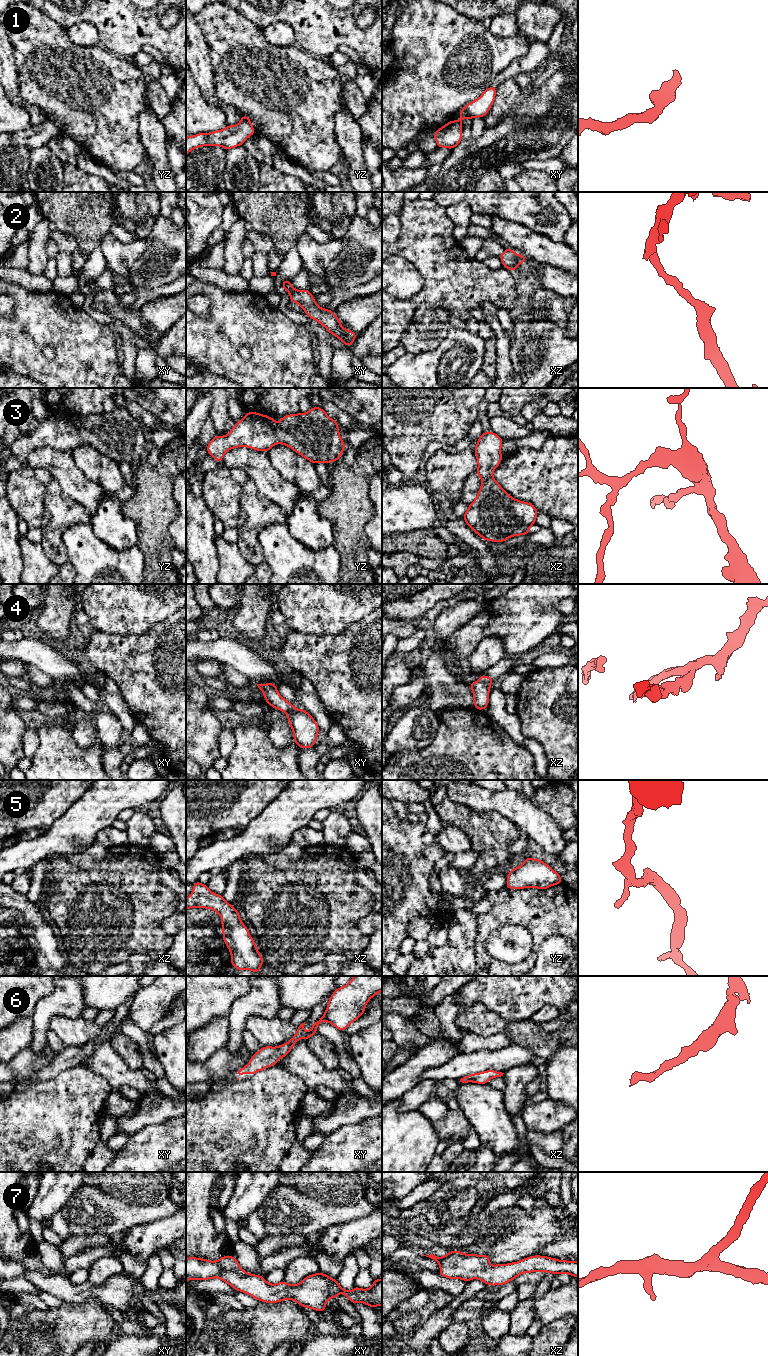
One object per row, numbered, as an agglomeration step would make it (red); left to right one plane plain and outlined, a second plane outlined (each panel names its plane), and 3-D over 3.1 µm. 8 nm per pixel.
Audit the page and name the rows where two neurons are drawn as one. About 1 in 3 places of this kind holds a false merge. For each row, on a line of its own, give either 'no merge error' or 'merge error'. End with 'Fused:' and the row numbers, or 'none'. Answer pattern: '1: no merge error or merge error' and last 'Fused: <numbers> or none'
1: no merge error
2: no merge error
3: no merge error
4: no merge error
5: no merge error
6: no merge error
7: no merge error
Fused: none

